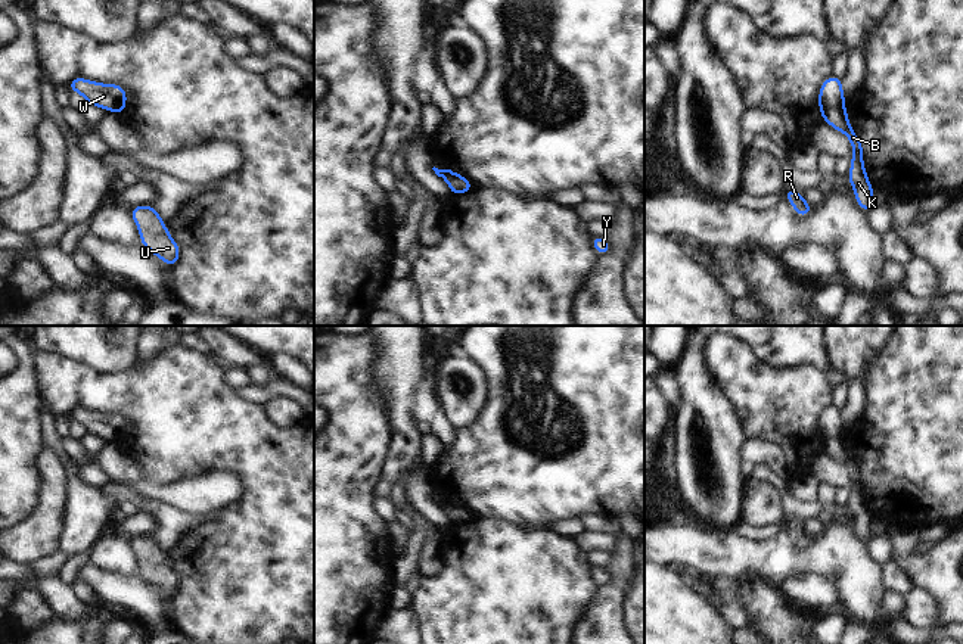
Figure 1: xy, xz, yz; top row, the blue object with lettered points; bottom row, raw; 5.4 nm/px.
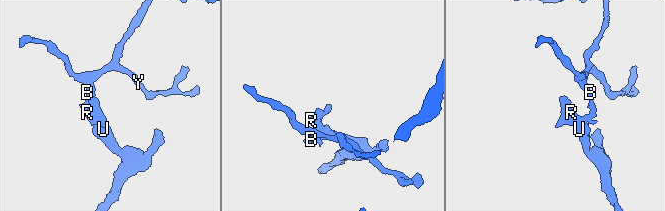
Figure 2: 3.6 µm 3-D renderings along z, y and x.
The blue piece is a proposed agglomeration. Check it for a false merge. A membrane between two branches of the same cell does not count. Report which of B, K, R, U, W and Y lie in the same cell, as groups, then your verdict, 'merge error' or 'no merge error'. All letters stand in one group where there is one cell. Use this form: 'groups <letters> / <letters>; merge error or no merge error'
groups B K R U / W Y; merge error

